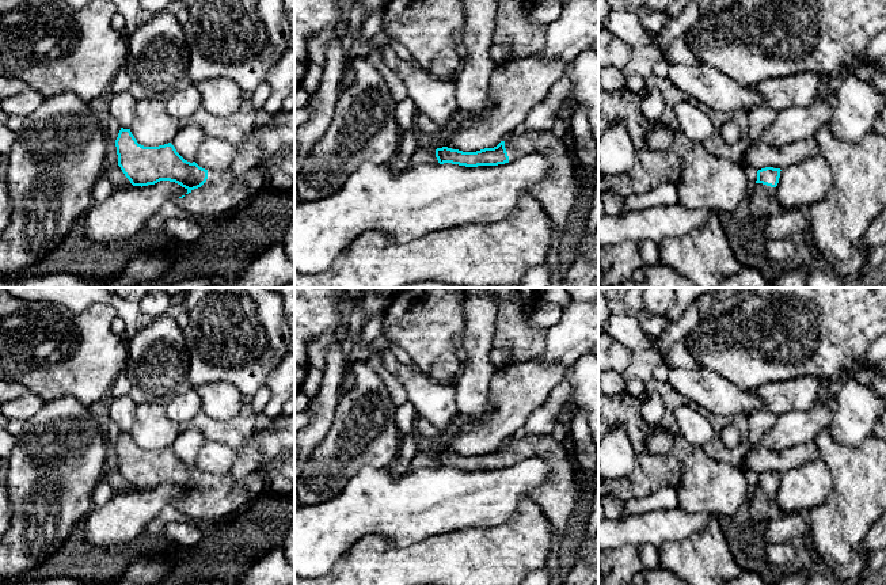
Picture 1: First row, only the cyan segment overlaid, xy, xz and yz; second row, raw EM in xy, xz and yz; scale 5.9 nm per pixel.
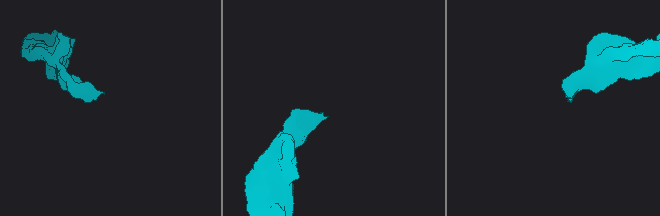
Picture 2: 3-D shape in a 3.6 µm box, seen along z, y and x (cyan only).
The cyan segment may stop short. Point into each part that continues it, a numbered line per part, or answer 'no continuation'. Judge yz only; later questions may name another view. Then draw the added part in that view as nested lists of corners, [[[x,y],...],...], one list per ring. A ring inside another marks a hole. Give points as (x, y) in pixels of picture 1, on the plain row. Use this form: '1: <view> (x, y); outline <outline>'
1: yz (763, 506); outline [[[763,487],[752,489],[749,513],[753,523],[757,525],[763,525],[787,514],[779,508],[776,502],[776,491],[771,491]]]

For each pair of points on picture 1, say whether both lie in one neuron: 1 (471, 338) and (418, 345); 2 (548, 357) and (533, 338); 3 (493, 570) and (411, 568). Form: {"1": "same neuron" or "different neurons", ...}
{"1": "different neurons", "2": "different neurons", "3": "same neuron"}

